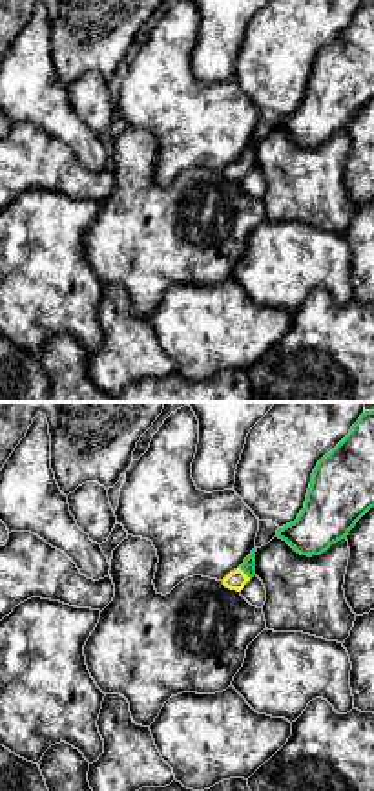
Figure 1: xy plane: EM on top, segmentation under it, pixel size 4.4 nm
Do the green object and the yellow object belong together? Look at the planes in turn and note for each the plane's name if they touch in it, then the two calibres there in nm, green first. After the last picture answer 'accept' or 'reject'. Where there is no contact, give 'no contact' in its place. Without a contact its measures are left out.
xy | 60/90 nm

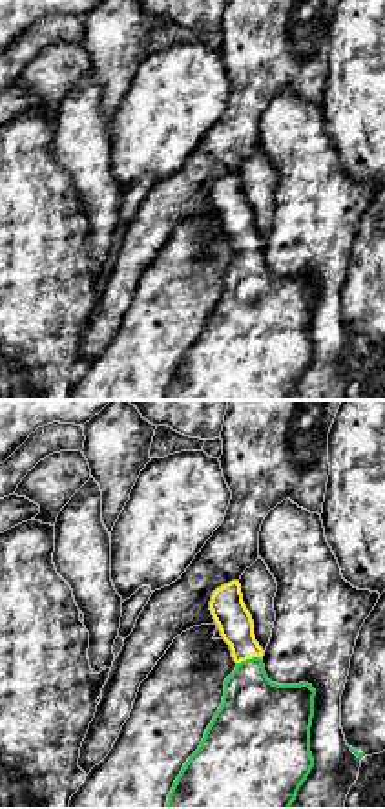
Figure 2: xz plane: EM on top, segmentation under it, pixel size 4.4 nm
xz | 320/150 nm

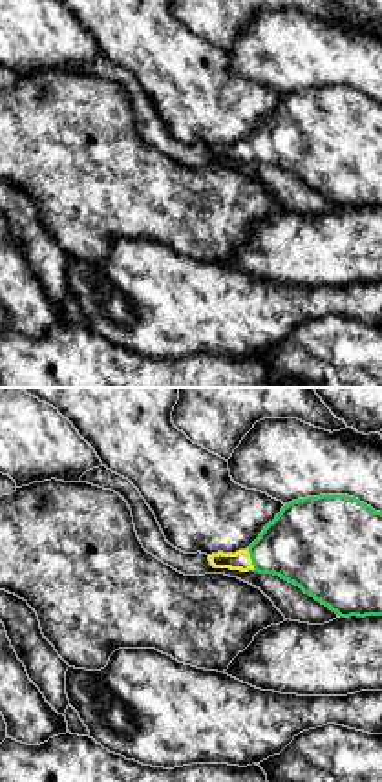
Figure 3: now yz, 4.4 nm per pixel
yz | 360/80 nm

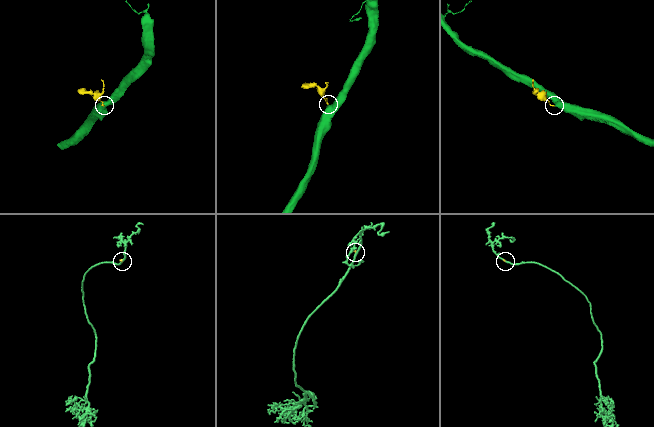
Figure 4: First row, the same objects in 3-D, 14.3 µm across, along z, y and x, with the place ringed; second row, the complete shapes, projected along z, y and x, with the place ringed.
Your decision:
accept

